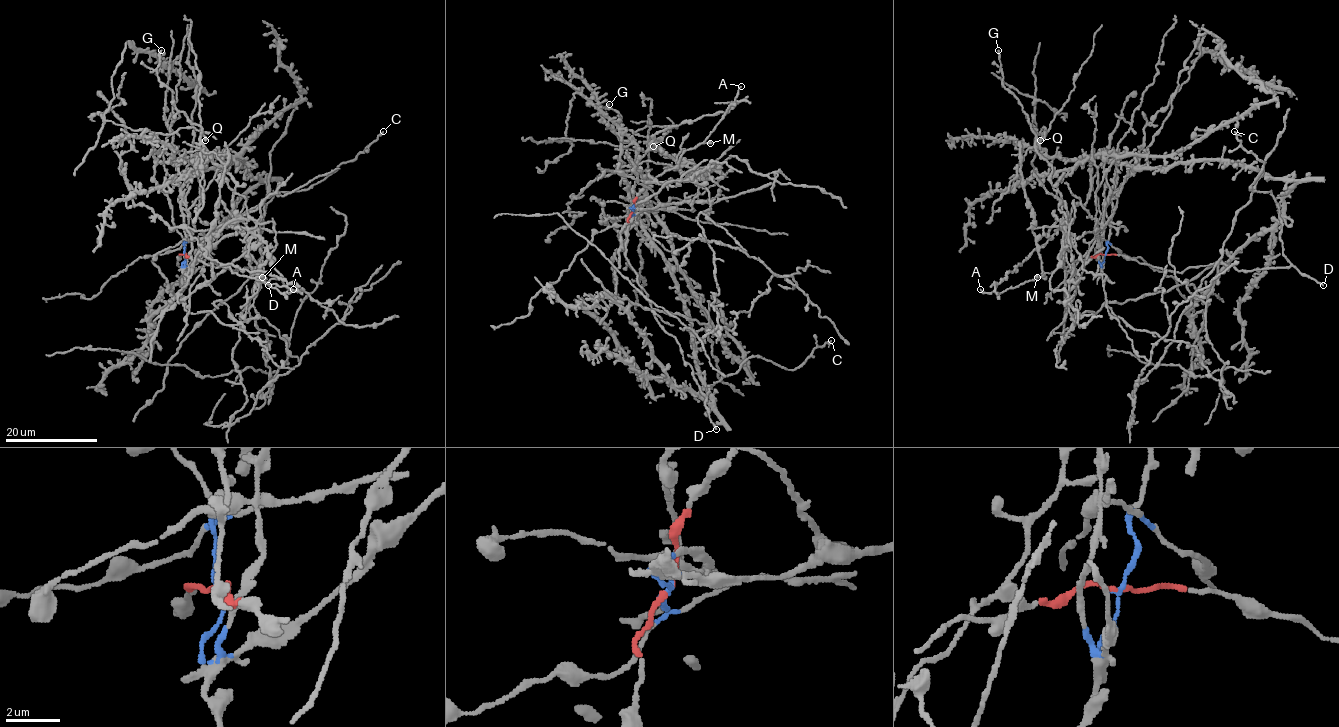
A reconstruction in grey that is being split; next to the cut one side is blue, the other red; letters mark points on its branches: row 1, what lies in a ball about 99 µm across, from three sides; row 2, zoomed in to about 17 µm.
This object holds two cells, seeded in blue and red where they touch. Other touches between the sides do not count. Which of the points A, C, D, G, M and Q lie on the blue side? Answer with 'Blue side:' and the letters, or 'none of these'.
Blue side: G, Q

